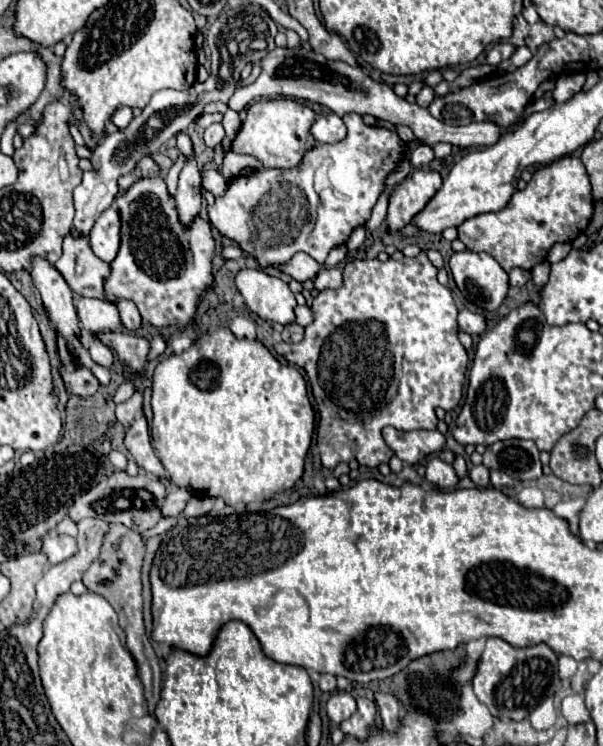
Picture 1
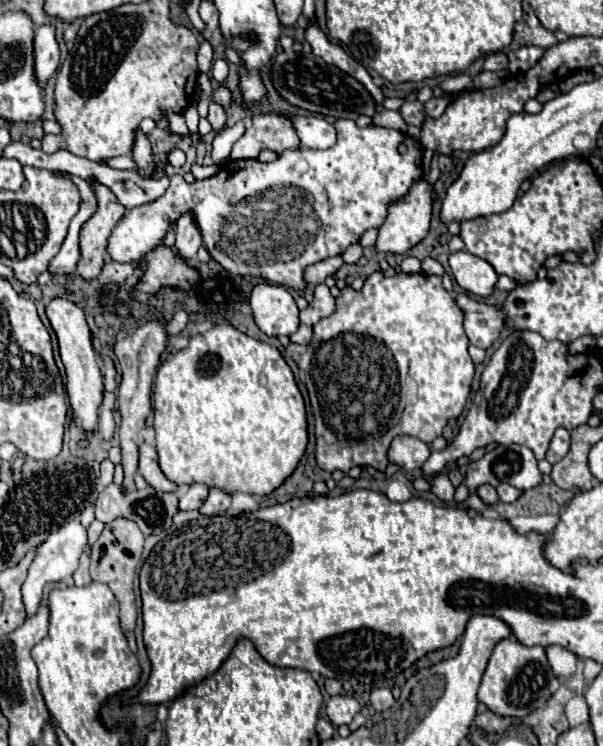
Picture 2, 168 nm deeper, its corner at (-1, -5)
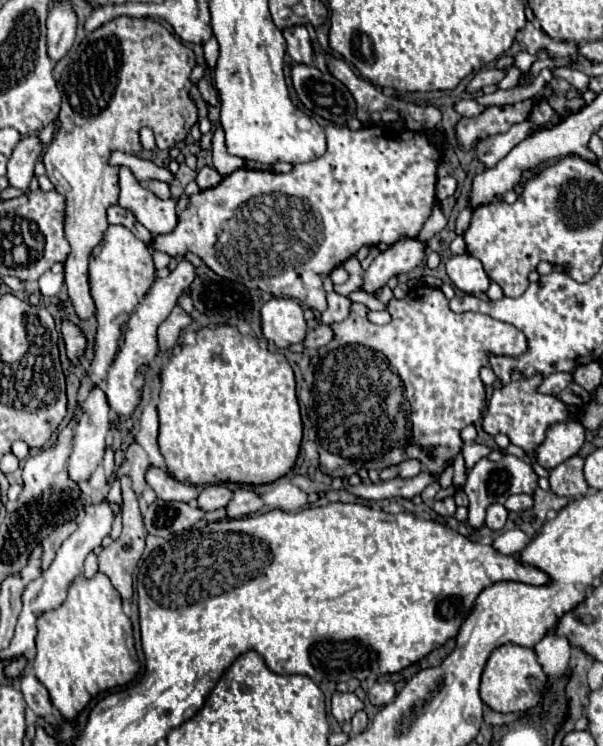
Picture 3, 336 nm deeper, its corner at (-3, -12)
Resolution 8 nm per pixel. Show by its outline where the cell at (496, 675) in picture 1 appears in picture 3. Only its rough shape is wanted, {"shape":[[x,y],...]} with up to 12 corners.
{"shape":[[504,644],[480,698],[502,714],[540,706],[548,678],[532,648]]}

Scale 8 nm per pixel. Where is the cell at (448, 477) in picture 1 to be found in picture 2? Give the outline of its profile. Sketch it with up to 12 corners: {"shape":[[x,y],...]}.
{"shape":[[442,473],[436,475],[430,489],[436,497],[450,503],[454,487]]}

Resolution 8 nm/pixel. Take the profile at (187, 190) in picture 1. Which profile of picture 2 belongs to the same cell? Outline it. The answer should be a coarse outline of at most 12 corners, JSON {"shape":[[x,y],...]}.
{"shape":[[190,213],[176,225],[176,249],[192,259],[202,245],[200,231]]}

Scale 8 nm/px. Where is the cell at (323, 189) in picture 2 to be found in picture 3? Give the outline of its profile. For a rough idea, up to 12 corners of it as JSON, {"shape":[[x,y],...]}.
{"shape":[[326,126],[292,172],[182,194],[148,248],[326,310],[364,244],[418,236],[442,150]]}

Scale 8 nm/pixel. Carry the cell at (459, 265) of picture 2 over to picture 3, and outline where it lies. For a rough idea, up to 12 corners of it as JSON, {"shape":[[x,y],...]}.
{"shape":[[470,254],[446,262],[448,278],[468,294],[486,292],[490,278]]}

